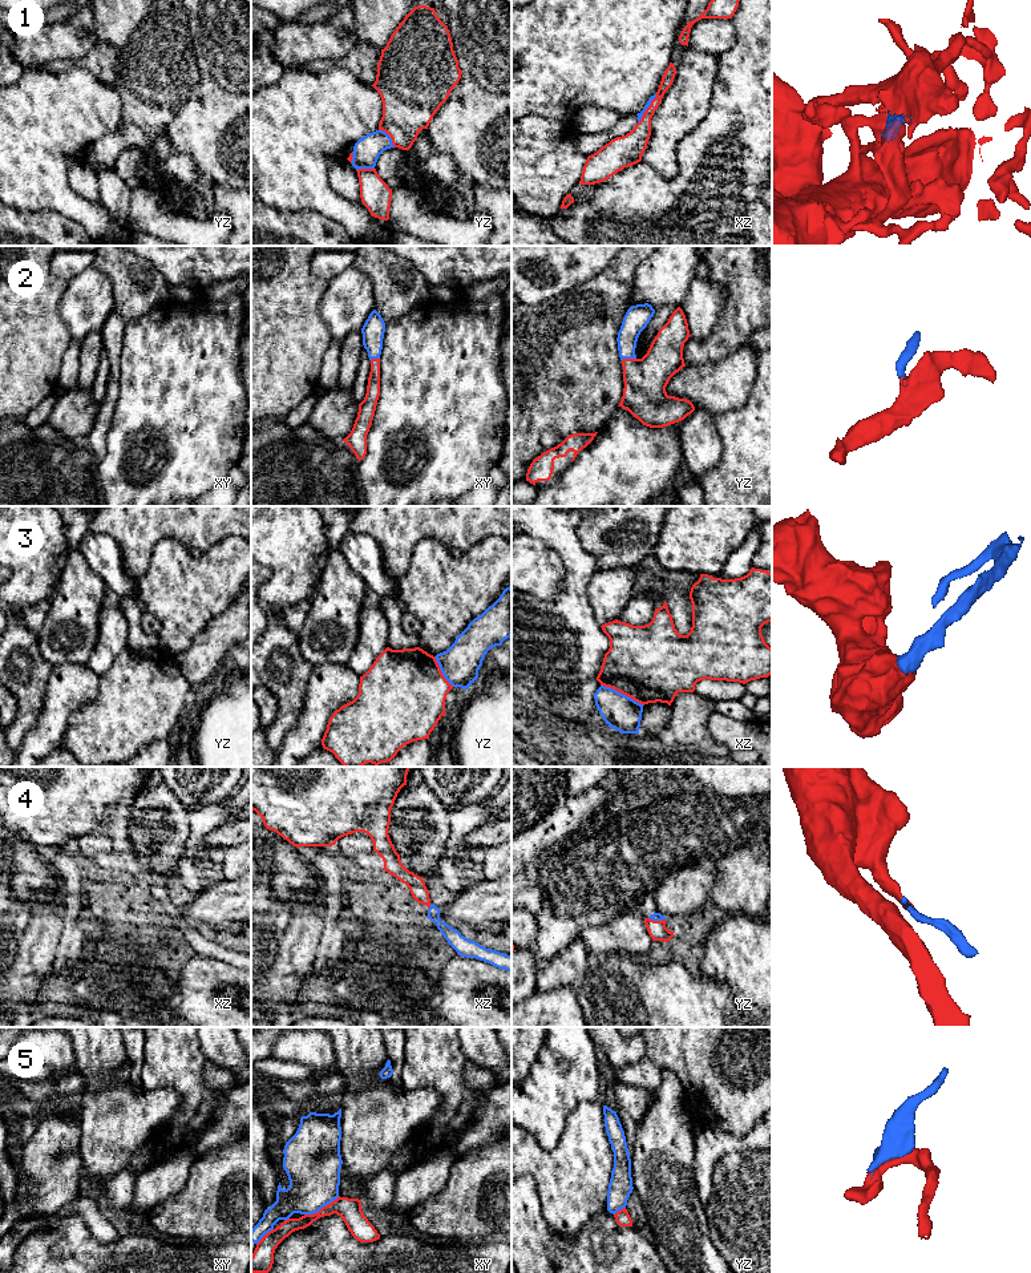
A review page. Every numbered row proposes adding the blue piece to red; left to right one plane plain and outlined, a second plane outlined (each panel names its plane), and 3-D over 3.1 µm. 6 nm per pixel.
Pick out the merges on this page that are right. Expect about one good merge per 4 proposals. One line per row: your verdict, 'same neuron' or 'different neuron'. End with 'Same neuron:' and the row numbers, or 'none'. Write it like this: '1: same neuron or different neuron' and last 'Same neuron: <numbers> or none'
1: same neuron
2: same neuron
3: different neuron
4: same neuron
5: different neuron
Same neuron: 1, 2, 4

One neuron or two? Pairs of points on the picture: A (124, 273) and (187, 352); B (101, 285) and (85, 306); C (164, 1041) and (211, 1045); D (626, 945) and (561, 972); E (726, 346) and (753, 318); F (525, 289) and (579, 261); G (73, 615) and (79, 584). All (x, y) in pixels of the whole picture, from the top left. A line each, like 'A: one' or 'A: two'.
A: two
B: one
C: two
D: two
E: one
F: one
G: one

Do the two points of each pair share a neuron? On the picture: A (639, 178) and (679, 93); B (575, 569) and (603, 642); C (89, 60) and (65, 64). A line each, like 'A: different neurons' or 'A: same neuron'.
A: different neurons
B: same neuron
C: same neuron

